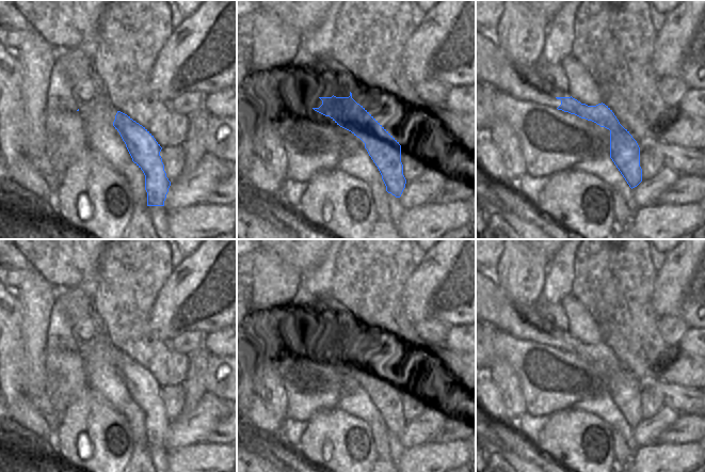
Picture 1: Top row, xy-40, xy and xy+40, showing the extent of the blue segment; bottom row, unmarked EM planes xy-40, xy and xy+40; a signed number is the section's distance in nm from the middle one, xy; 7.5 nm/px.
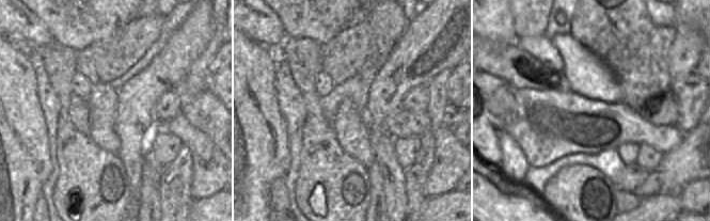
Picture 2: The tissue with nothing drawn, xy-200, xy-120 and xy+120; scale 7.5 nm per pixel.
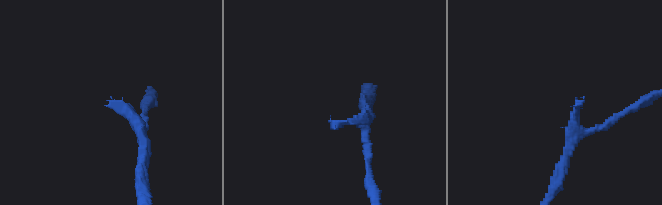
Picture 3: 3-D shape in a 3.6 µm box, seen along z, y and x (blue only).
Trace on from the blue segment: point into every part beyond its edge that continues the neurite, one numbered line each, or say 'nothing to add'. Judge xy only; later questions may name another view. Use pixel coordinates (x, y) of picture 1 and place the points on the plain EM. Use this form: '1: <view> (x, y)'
1: xy (303, 336)

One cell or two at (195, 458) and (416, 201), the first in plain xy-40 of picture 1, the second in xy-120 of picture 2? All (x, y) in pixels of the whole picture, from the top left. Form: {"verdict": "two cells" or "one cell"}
{"verdict": "two cells"}

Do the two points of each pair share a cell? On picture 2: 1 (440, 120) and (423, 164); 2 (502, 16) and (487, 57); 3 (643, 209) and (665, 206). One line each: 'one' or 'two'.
1: one
2: two
3: one

